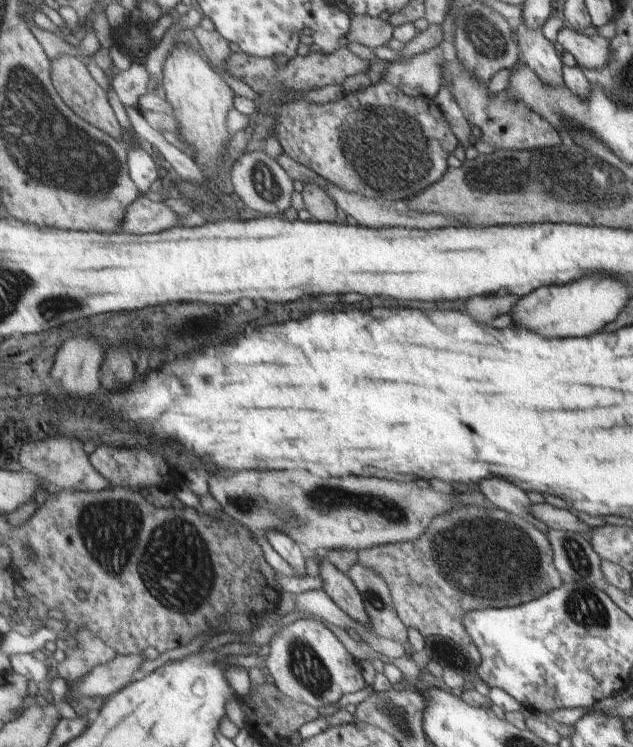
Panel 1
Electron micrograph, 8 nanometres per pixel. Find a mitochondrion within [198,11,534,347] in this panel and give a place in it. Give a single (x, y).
(394, 149)

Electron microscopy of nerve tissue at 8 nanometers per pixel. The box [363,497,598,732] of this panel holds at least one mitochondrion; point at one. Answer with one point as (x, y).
(488, 561)

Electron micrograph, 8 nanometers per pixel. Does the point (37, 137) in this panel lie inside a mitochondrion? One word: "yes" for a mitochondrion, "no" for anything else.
yes

